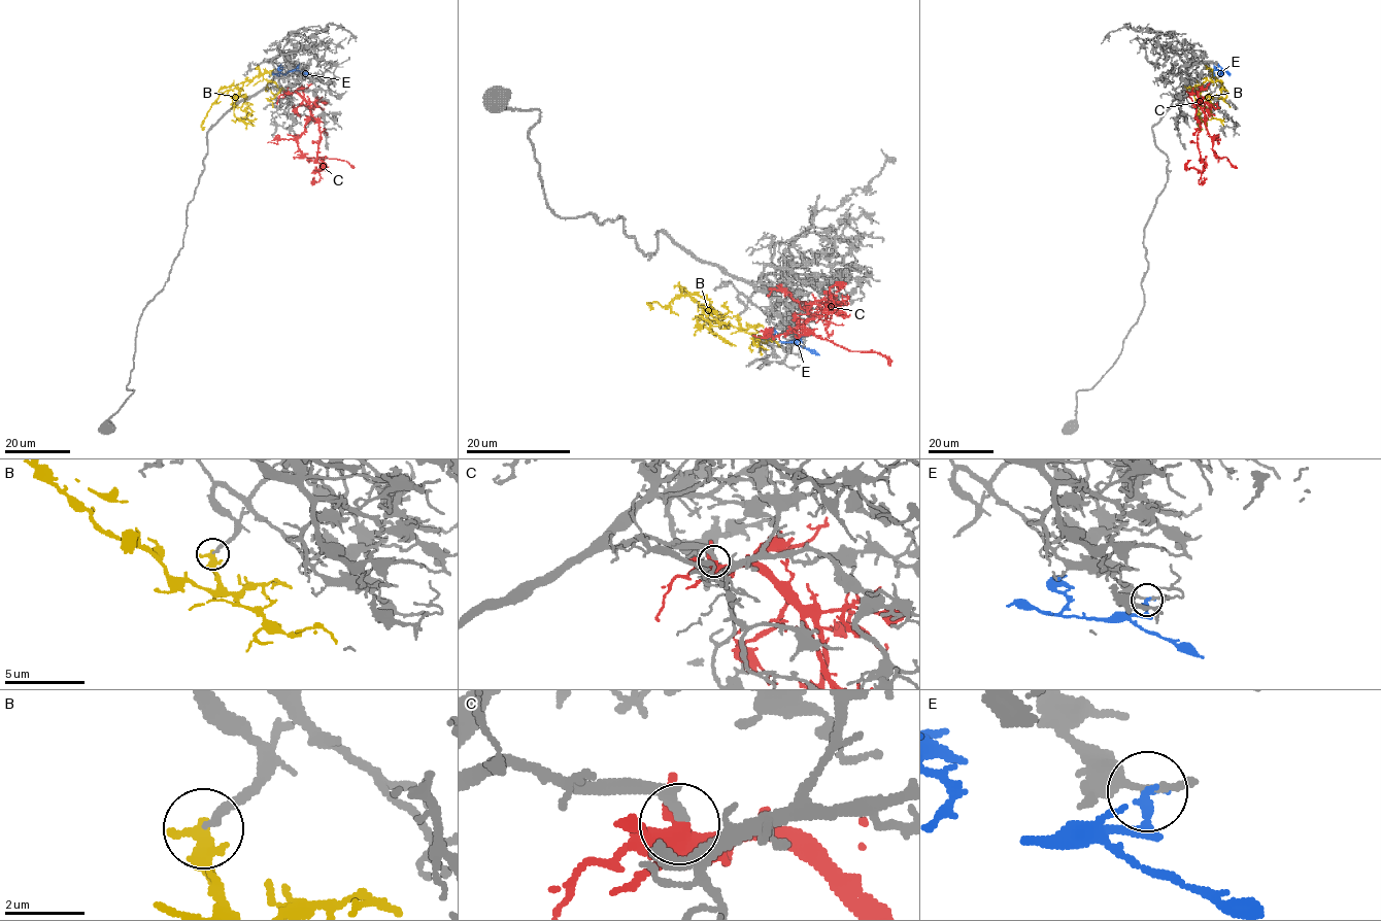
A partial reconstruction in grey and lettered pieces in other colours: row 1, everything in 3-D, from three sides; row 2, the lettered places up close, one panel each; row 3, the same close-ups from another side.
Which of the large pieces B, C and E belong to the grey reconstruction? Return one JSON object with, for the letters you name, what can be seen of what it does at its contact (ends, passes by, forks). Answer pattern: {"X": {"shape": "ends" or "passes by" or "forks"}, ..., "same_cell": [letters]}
{"C": {"shape": "forks"}, "same_cell": ["C"]}

